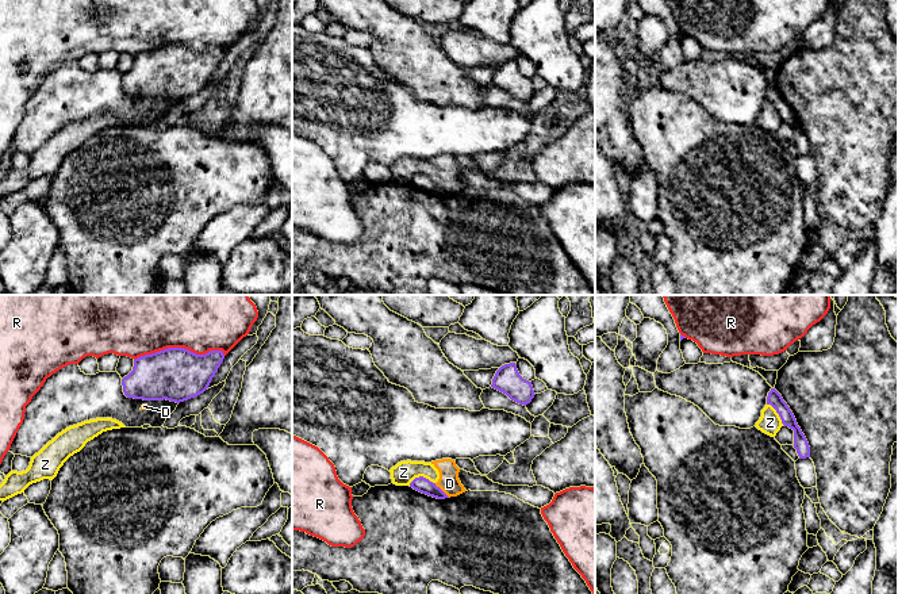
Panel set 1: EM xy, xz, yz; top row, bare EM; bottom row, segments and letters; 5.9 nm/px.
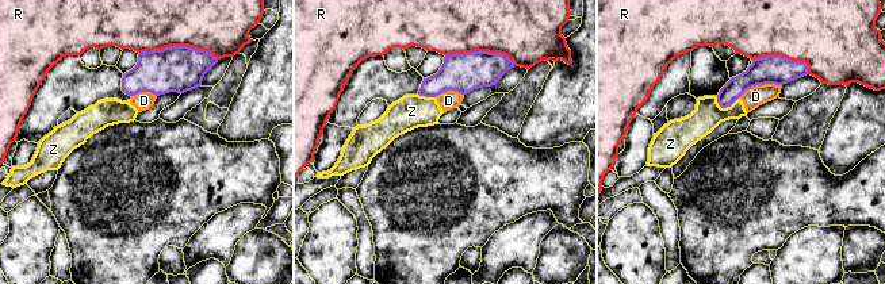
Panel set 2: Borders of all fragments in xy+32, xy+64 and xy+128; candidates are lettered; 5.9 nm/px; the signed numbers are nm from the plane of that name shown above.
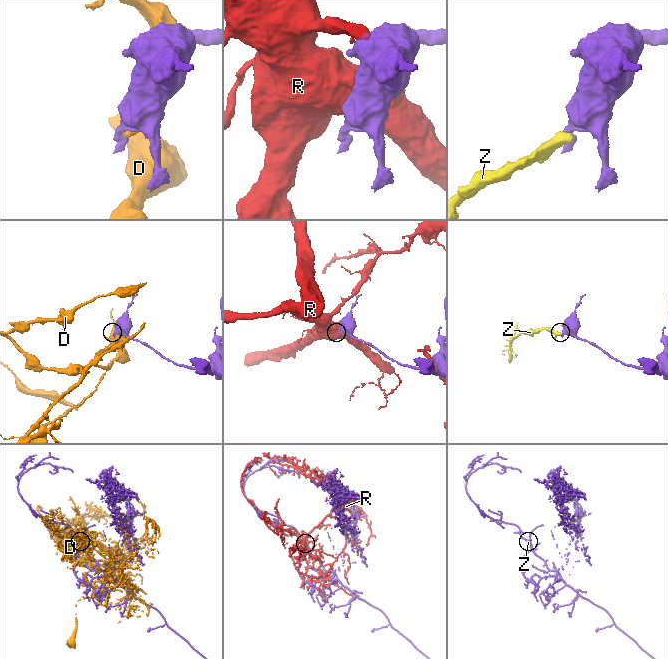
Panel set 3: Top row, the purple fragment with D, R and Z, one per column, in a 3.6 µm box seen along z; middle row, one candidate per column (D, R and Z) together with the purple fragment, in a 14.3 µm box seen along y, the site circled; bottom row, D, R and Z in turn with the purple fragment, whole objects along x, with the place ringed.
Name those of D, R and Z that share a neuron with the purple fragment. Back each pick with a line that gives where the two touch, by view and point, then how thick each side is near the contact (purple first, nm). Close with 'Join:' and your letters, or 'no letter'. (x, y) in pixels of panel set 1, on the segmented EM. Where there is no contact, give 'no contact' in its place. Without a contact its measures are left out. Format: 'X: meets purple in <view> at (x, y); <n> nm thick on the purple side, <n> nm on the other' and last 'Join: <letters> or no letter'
Join: no letter

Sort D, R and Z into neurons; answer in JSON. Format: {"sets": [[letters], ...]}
{"sets": [["D", "Z"], ["R"]]}

